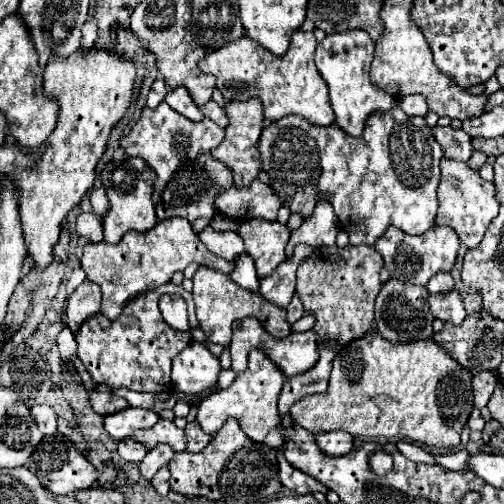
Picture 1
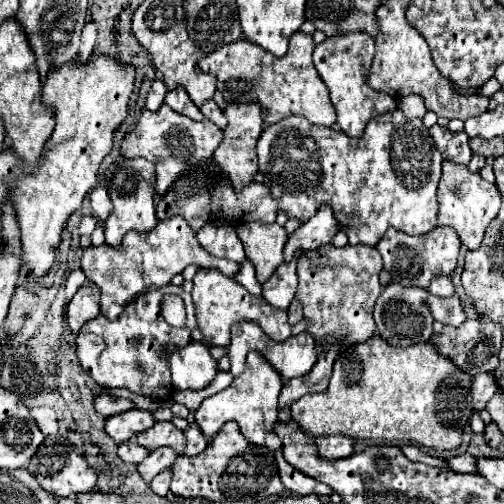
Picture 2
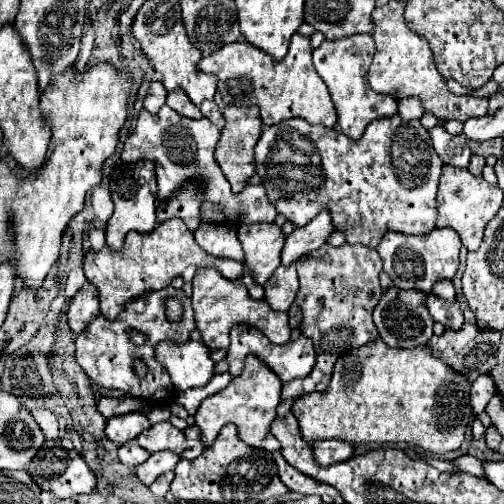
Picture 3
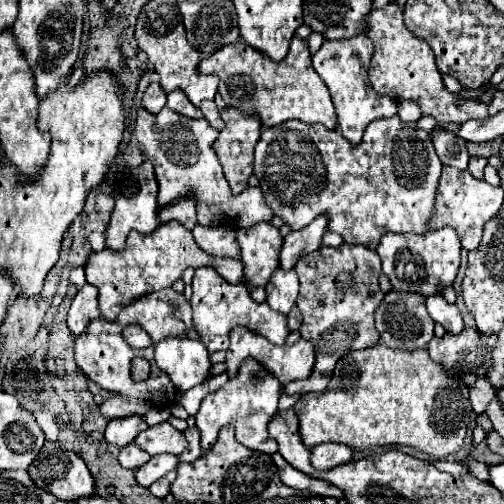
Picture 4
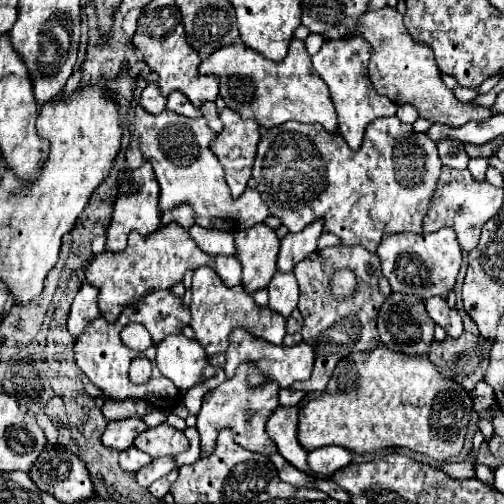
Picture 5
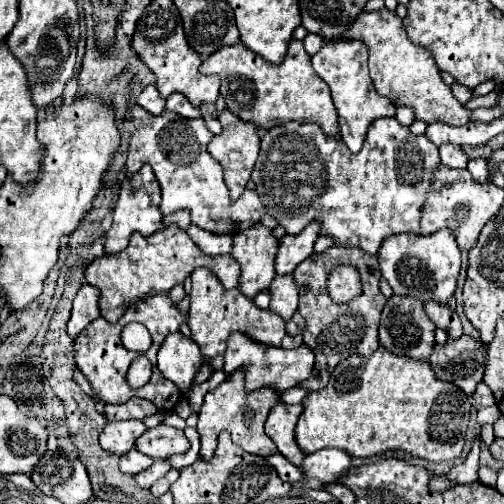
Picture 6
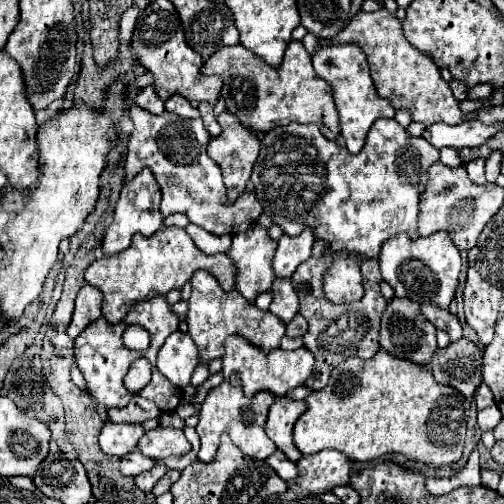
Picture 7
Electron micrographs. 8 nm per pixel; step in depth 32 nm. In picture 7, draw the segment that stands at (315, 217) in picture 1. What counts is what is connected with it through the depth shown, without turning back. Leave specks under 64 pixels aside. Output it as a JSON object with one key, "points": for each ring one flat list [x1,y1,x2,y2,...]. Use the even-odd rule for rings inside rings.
{"points":[[304,228,304,232,300,236,282,236,278,240,278,248,276,248,276,256,272,262,274,274,278,278,290,278,296,268,310,258,314,246,314,232,312,228]]}

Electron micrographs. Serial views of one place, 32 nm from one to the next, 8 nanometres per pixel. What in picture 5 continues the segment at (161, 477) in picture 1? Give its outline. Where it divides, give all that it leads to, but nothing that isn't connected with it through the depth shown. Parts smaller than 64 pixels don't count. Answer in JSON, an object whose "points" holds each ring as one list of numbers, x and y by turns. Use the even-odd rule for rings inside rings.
{"points":[[172,470,168,476,164,476,164,478,160,478,160,480,156,480,148,490,150,490,150,494,154,494,156,498,162,498,164,494,168,494,170,492,170,486,172,486,172,480,176,480,176,470]]}

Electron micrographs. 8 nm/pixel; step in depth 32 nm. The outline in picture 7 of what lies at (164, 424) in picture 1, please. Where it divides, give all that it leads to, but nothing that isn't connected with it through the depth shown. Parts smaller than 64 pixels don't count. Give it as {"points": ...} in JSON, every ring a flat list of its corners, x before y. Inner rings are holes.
{"points":[[154,428,140,438,138,450,148,458,166,458,166,456,188,454,192,450,192,446,186,440,182,430]]}

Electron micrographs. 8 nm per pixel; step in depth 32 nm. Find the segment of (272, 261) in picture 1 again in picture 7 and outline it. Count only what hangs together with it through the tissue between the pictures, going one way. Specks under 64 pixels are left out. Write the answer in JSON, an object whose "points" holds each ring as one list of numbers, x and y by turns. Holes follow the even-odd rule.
{"points":[[252,224,248,232,232,236,232,246,226,252,236,266,236,290,254,304,256,296,270,290,274,282,272,258,276,242,260,224]]}

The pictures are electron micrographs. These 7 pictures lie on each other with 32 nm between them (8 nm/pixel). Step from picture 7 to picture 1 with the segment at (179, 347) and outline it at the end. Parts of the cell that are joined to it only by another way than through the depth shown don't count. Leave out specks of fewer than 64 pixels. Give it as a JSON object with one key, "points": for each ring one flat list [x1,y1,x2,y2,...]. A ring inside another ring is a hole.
{"points":[[192,342,176,360,172,360,172,386,184,394,200,394,216,384,220,362,210,354,206,344]]}

